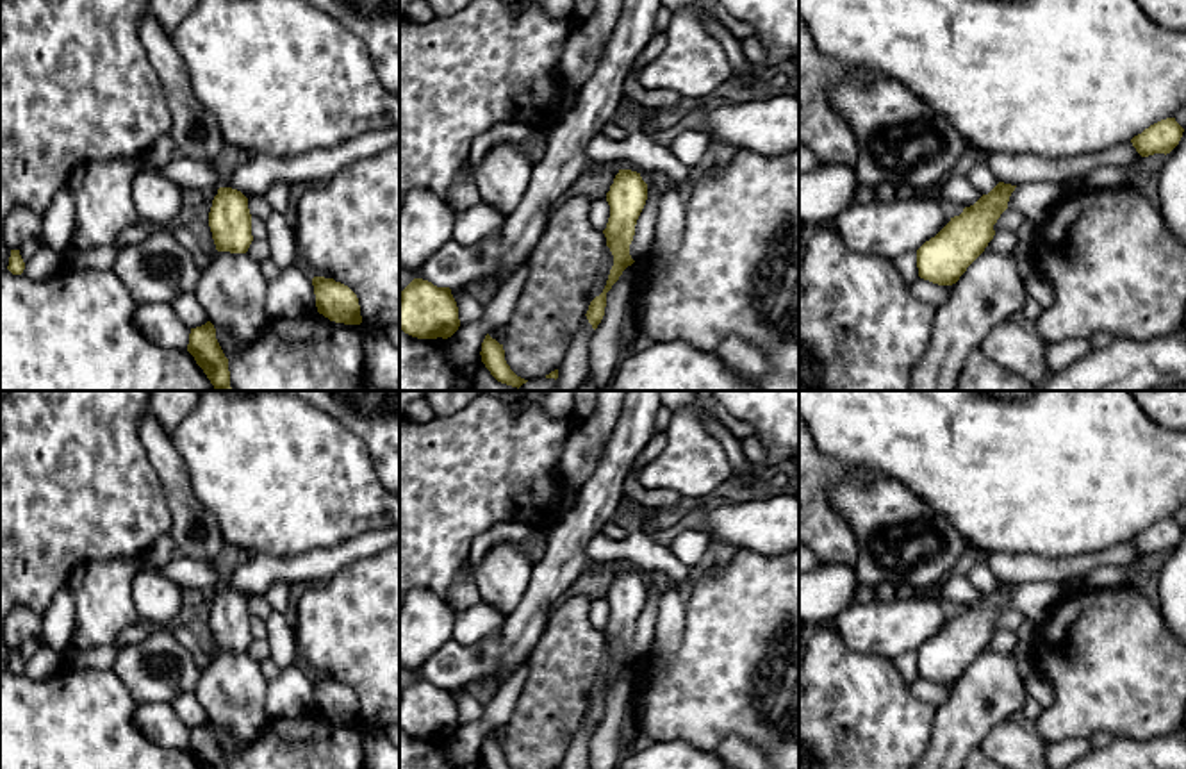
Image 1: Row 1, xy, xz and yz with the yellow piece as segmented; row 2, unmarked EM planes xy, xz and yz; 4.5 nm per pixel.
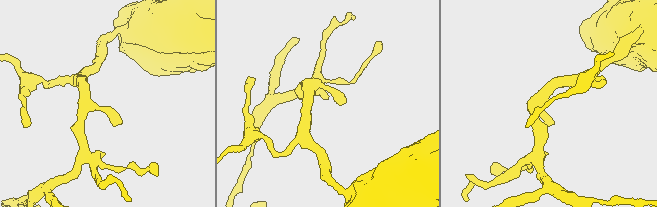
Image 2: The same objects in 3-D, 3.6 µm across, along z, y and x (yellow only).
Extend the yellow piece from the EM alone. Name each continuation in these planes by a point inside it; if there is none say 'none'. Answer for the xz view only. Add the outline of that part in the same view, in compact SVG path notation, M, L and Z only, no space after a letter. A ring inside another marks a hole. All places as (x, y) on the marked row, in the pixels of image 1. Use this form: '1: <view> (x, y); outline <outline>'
none

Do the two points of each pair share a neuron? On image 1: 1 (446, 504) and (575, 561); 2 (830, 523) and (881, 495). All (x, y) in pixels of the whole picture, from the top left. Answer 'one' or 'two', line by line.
1: two
2: two

